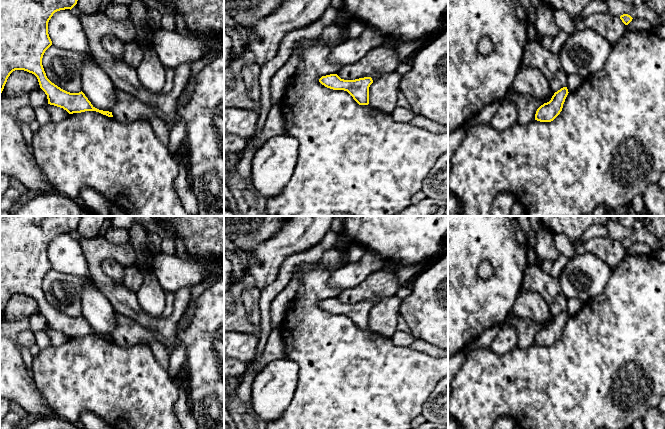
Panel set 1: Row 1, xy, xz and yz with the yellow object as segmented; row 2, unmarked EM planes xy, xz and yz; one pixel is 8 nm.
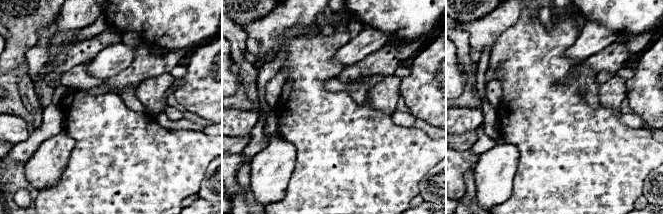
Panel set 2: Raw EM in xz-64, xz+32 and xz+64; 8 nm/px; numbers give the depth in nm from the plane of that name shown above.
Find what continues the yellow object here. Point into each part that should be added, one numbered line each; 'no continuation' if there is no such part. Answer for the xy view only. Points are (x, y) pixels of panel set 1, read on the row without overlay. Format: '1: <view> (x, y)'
no continuation

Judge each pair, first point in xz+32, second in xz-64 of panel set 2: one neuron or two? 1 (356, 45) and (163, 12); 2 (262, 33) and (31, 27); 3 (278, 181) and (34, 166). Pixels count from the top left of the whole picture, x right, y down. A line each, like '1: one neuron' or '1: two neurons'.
1: two neurons
2: two neurons
3: one neuron

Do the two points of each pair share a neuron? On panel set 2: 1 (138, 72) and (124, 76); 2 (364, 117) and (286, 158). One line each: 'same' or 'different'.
1: same
2: different

